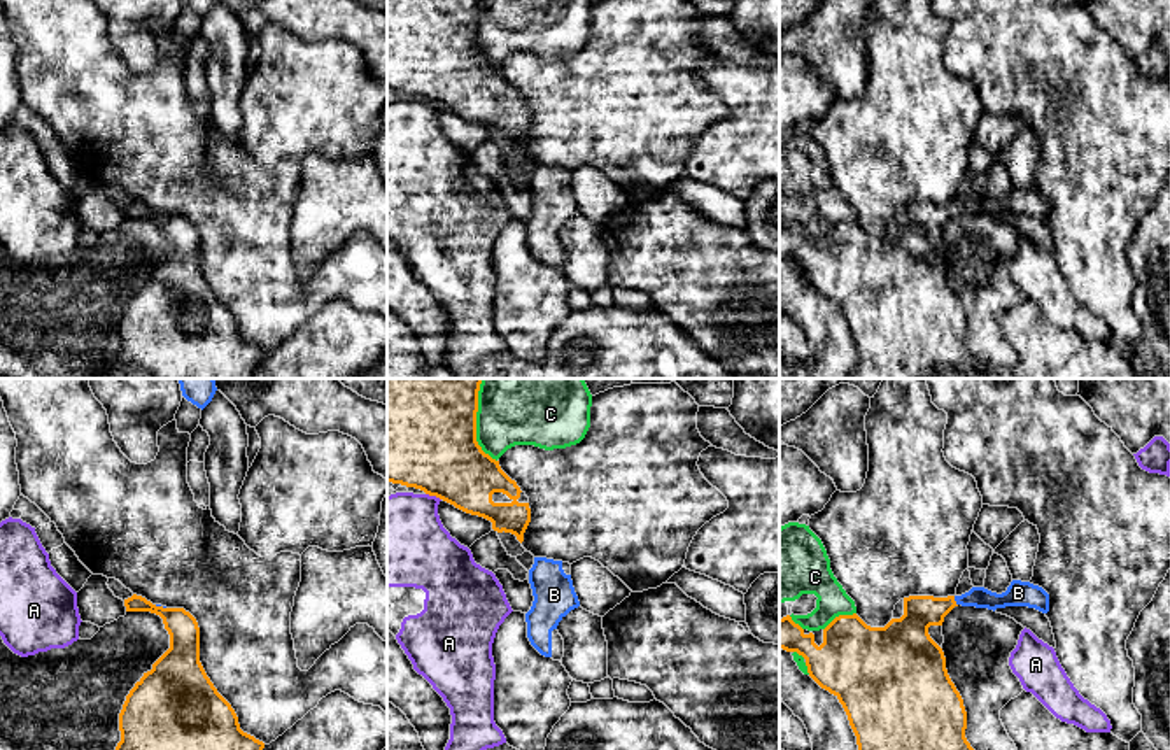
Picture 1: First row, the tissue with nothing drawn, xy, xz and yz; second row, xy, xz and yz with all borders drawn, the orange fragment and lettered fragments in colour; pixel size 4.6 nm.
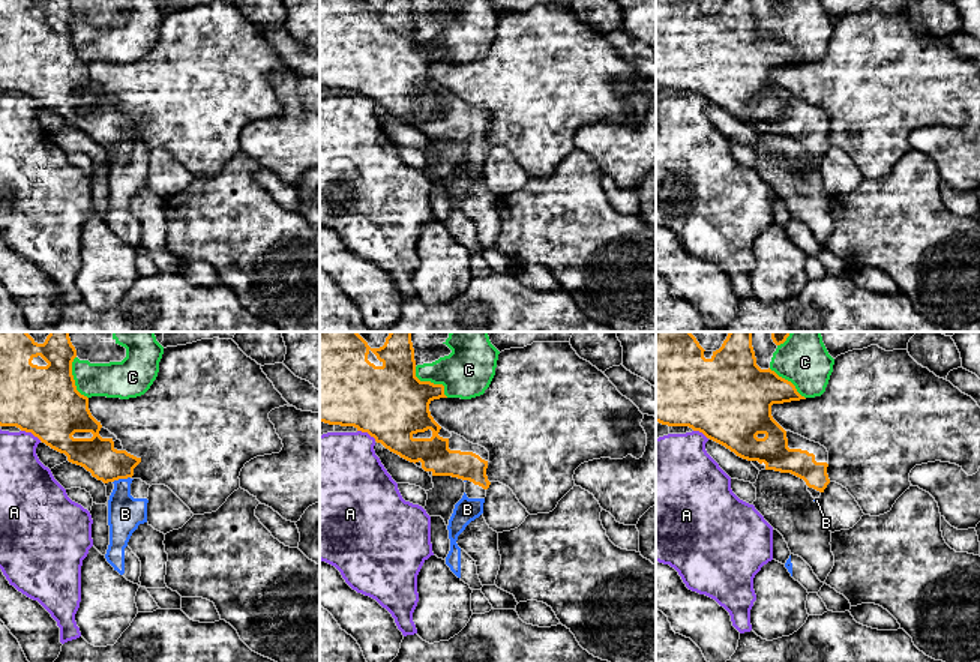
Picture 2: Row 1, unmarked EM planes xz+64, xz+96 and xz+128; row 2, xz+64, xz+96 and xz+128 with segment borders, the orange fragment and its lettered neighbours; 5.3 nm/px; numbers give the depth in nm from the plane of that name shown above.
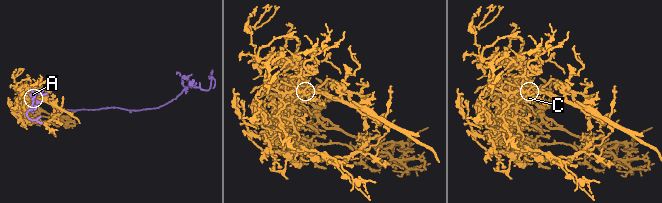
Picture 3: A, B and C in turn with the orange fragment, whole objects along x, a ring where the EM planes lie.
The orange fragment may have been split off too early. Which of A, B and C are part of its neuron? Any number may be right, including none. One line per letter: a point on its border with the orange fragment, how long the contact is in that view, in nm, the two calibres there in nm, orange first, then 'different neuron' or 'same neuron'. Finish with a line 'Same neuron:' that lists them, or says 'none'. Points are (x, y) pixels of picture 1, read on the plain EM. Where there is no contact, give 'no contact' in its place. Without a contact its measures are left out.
A: contact xz (433, 102); length 80 nm; calibres 440 and 400 nm; different neuron
B: contact yz (955, 209); length 50 nm; calibres 160 and 100 nm; same neuron
C: contact xz (475, 35); length 340 nm; calibres 440 and 260 nm; different neuron
Same neuron: B

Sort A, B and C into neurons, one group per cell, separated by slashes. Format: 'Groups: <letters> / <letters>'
Groups: A / B / C

